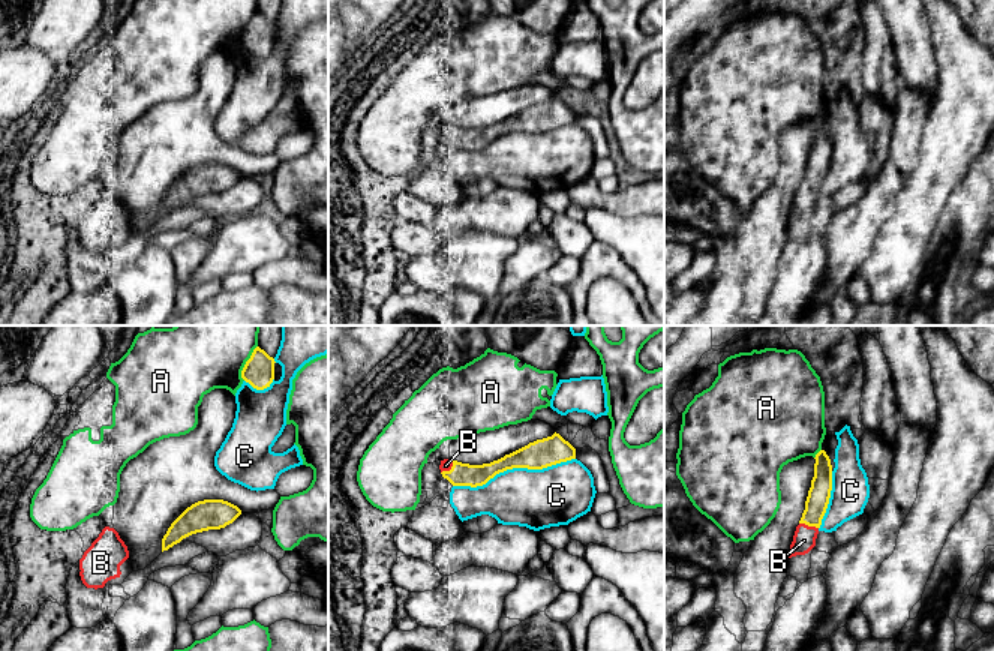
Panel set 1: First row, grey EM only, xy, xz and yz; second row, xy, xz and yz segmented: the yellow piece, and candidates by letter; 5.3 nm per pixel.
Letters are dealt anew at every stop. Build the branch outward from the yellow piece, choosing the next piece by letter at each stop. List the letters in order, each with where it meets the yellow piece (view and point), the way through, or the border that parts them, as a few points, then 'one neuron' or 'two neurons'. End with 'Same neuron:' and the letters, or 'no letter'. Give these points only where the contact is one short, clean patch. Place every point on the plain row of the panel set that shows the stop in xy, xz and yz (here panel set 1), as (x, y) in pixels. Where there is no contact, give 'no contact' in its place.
A: xy (246, 27) | two neurons
B: yz (808, 189) | one neuron
C: xz (513, 131) | two neurons
Same neuron: B

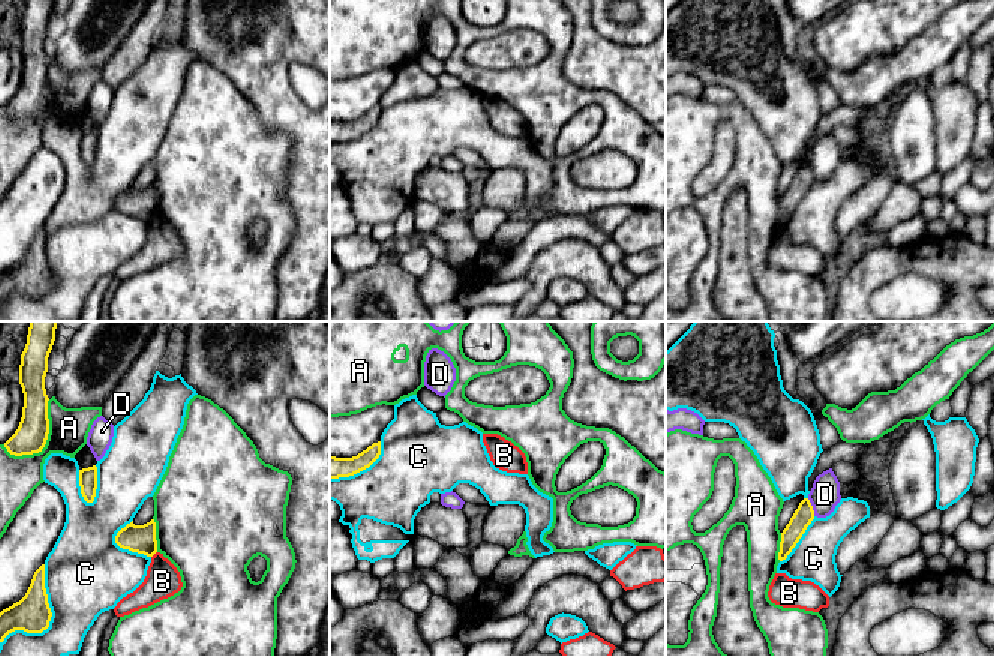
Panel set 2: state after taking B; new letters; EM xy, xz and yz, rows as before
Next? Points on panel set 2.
A: xy (47, 102) | two neurons
B: xy (155, 216) | along xy (156, 215), (152, 221) | two neurons
C: xy (50, 284) | two neurons
D: yz (811, 171) | two neurons
Same neuron: no letter

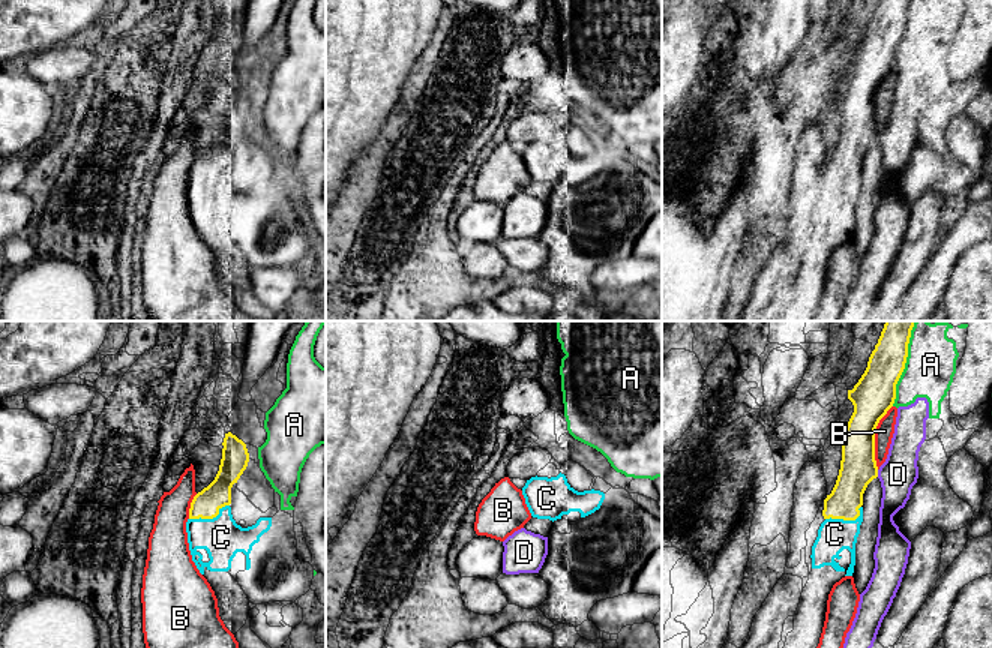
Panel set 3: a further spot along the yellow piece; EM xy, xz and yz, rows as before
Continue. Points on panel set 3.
A: yz (902, 35) | two neurons
B: yz (874, 101) | two neurons
C: xy (209, 182) | across xy (206, 168), (209, 171), (209, 182), (210, 189), (221, 201) | one neuron
D: yz (877, 137) | two neurons
Same neuron: C

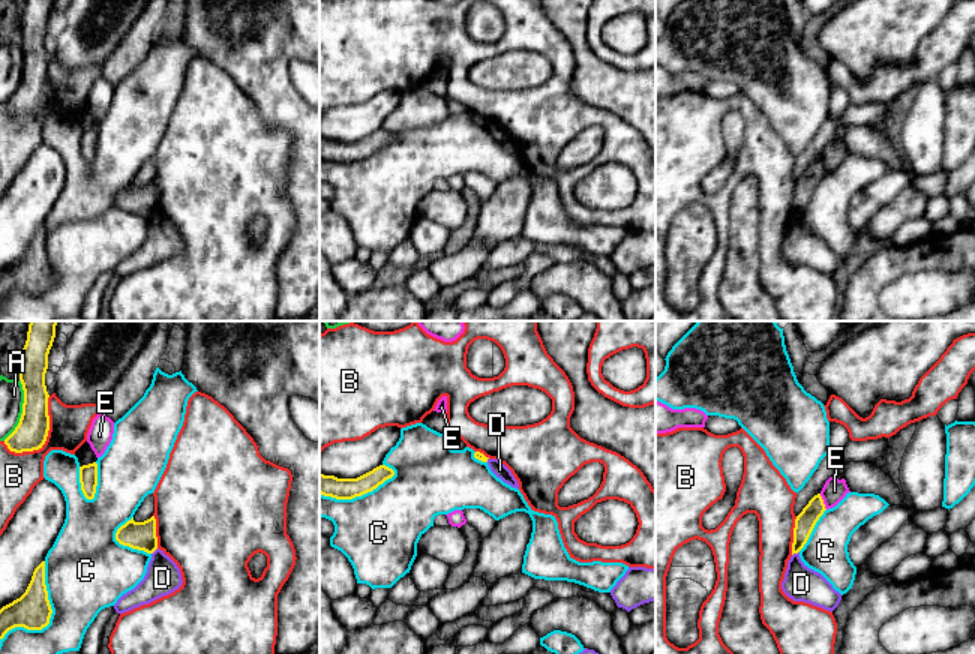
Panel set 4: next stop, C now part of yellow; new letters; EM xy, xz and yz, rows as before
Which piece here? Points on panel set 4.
A: xy (23, 74) | along xy (20, 44), (23, 54), (21, 81), (18, 89), (3, 104) | two neurons
B: xy (47, 99) | two neurons
C: xy (50, 281) | two neurons
D: yz (795, 216) | along yz (798, 215), (792, 219) | two neurons
E: yz (822, 165) | two neurons
Same neuron: no letter

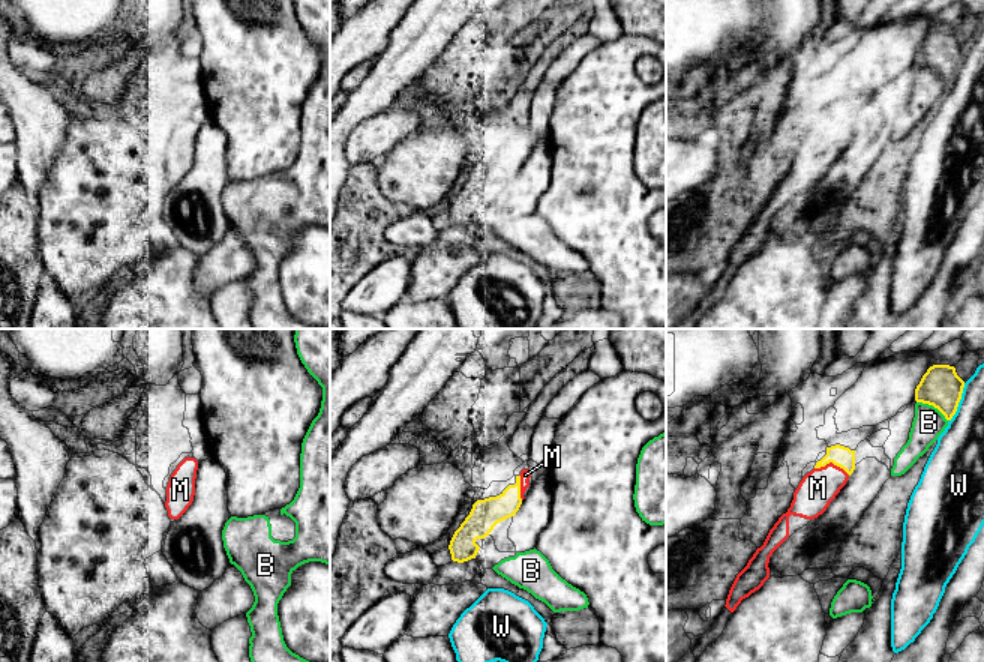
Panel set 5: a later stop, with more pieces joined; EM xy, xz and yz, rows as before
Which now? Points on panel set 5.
B: yz (933, 69) | two neurons
M: yz (833, 126) | across yz (842, 120), (833, 126), (833, 135), (818, 152) | one neuron
W: yz (959, 65) | two neurons
Same neuron: M

